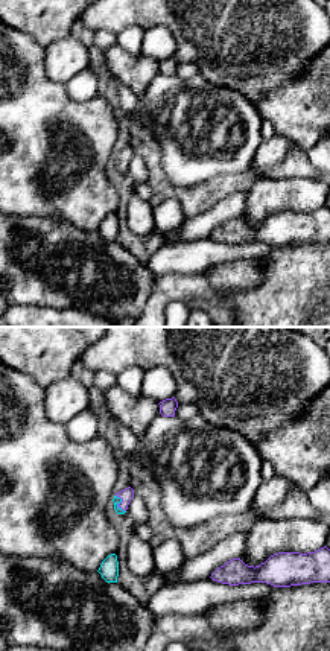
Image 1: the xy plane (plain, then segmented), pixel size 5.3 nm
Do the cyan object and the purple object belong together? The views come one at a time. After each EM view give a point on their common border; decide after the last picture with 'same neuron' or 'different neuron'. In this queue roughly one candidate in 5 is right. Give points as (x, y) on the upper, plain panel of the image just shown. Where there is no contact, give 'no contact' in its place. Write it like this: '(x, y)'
(119, 161)

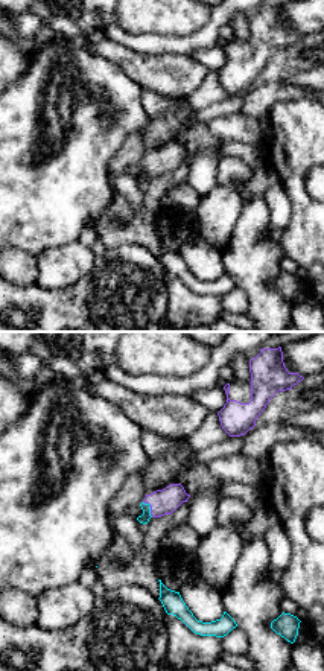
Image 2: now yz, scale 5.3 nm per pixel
(149, 168)

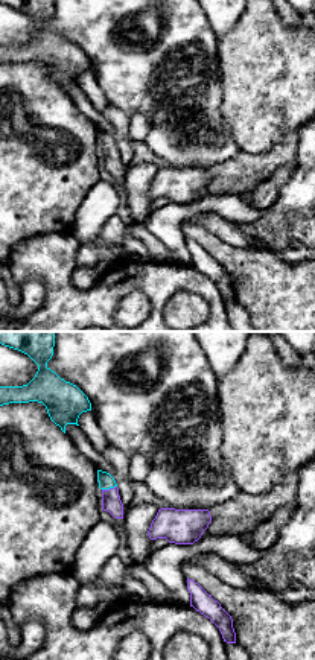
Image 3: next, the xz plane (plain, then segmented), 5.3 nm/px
(108, 148)

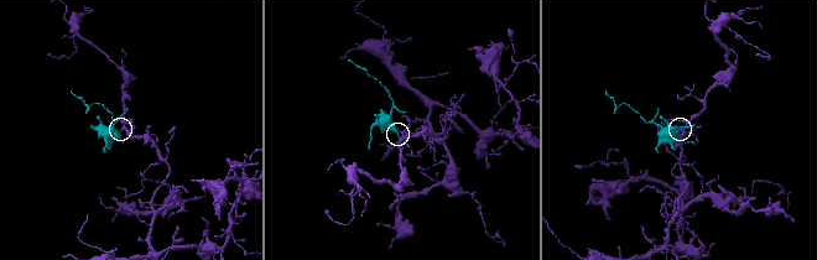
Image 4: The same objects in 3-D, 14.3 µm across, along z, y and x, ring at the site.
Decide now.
same neuron

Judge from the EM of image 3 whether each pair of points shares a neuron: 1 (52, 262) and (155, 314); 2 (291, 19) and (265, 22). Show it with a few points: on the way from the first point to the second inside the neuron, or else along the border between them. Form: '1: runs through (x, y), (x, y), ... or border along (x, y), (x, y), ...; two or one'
1: runs through (73, 295), (102, 297), (113, 286), (139, 285); one
2: border along (279, 15), (286, 25), (299, 25); two

